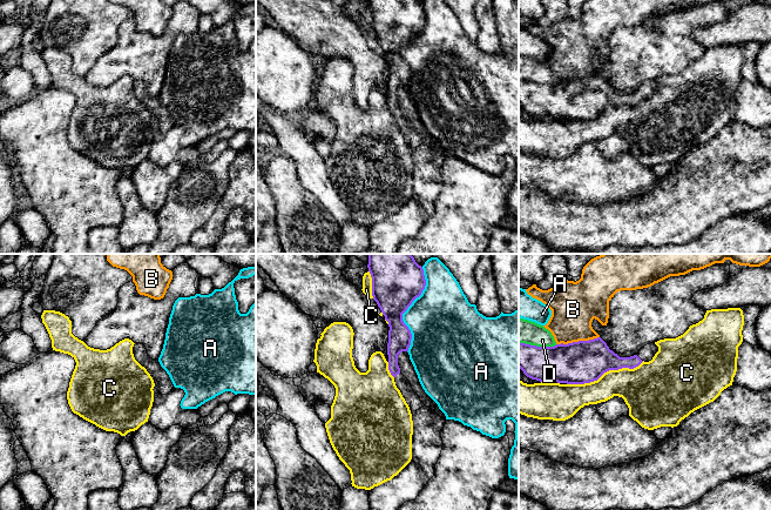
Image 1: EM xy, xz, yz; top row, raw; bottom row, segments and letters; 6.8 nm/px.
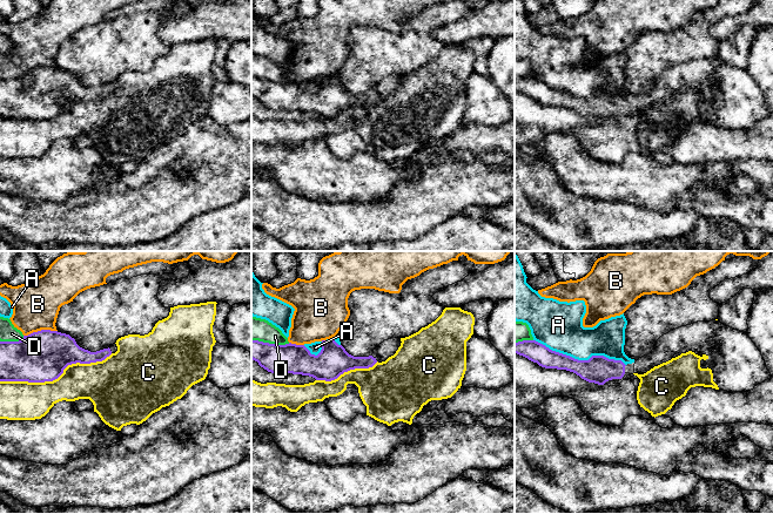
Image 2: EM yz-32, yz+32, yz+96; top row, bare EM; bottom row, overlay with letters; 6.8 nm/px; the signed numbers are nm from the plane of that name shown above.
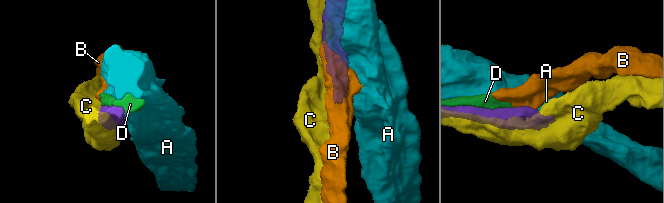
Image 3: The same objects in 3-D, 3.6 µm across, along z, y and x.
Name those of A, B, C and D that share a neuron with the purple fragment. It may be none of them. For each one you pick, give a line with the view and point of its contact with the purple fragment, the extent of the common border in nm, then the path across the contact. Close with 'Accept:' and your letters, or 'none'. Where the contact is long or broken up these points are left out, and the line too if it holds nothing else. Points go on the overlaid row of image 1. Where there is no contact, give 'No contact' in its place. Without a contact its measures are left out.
Accept: none

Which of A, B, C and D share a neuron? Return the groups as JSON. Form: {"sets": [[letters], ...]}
{"sets": [["A"], ["B", "D"], ["C"]]}

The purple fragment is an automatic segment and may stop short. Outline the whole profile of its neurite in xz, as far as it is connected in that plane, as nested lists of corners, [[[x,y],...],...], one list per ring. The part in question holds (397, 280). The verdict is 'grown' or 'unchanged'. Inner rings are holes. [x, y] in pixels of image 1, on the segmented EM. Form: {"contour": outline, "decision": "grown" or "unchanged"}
{"contour": [[[368,254],[368,271],[372,277],[372,296],[388,322],[388,370],[394,377],[397,388],[410,407],[413,421],[412,459],[391,481],[368,490],[370,510],[399,510],[406,503],[414,501],[427,482],[434,476],[434,468],[442,450],[441,430],[446,420],[426,407],[413,391],[407,378],[400,373],[398,355],[408,351],[412,334],[403,321],[403,314],[419,297],[425,289],[426,280],[424,269],[412,254]]], "decision": "grown"}

